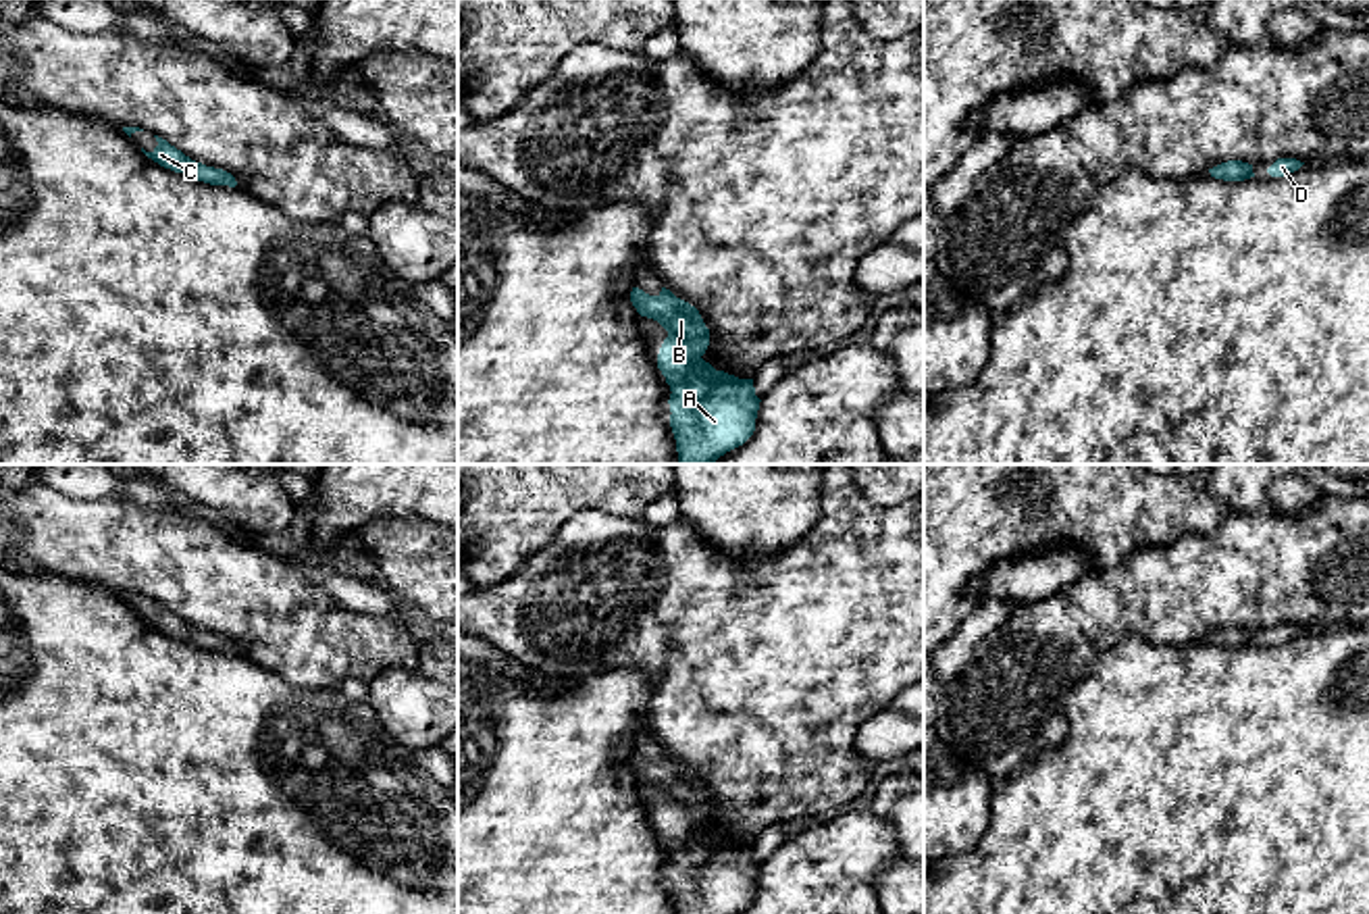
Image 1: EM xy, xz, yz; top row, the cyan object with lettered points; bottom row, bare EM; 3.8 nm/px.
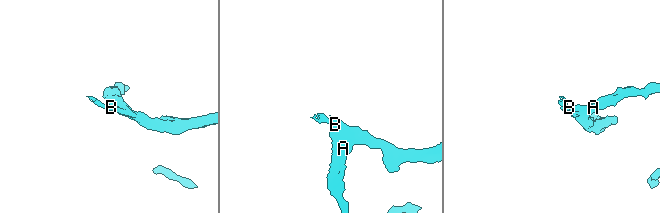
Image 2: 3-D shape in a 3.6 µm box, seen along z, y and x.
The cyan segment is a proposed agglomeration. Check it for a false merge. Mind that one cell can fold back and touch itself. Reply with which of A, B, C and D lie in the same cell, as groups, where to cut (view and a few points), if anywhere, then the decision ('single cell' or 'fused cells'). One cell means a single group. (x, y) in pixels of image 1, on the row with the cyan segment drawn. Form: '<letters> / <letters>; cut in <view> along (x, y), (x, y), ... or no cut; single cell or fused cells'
A B C D; no cut; single cell

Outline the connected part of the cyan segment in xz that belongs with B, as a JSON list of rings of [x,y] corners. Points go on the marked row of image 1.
[[[632,287],[630,302],[641,316],[668,331],[657,369],[672,391],[668,404],[678,464],[714,464],[755,431],[761,400],[753,379],[716,371],[701,358],[709,346],[709,329],[699,310],[670,289],[649,296]]]

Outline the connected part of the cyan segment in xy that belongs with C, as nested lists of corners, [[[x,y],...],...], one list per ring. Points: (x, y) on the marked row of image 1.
[[[154,135],[154,137],[156,137],[158,146],[152,152],[146,152],[141,148],[141,152],[148,158],[152,158],[154,162],[158,162],[160,167],[171,169],[175,173],[185,173],[185,175],[189,173],[196,181],[204,181],[210,185],[229,185],[229,187],[237,185],[237,181],[231,173],[196,162],[189,156],[185,156],[181,150],[171,146],[166,139],[162,139],[158,135]]]

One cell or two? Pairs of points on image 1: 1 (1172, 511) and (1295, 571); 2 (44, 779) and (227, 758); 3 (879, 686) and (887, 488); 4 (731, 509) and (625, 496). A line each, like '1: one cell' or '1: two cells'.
1: two cells
2: one cell
3: two cells
4: two cells

